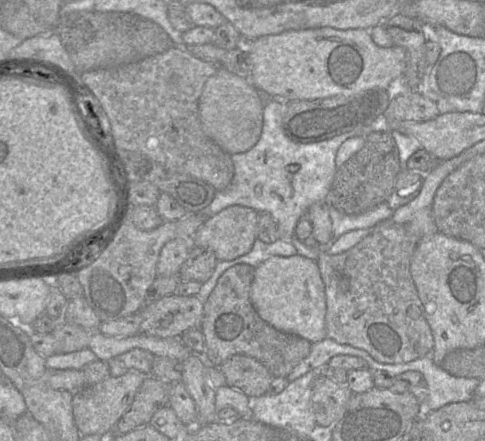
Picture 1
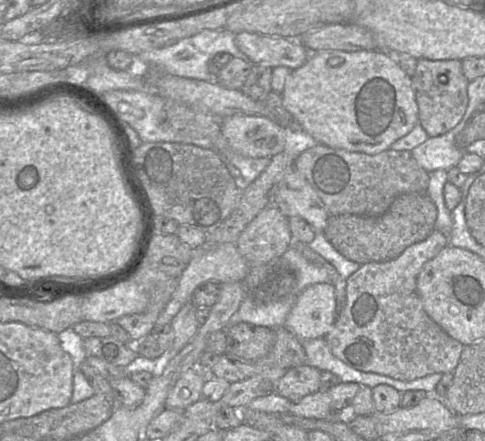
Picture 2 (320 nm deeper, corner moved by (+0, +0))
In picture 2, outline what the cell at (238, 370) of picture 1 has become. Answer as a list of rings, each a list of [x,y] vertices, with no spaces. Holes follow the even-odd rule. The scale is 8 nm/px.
[[[303,364],[288,369],[279,379],[274,392],[296,401],[321,389],[320,370]]]

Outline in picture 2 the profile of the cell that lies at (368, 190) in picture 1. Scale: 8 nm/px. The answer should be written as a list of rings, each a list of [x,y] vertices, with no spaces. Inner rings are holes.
[[[424,193],[403,194],[378,217],[353,214],[330,215],[324,235],[346,259],[360,265],[397,258],[407,247],[423,241],[435,229],[437,208]]]

